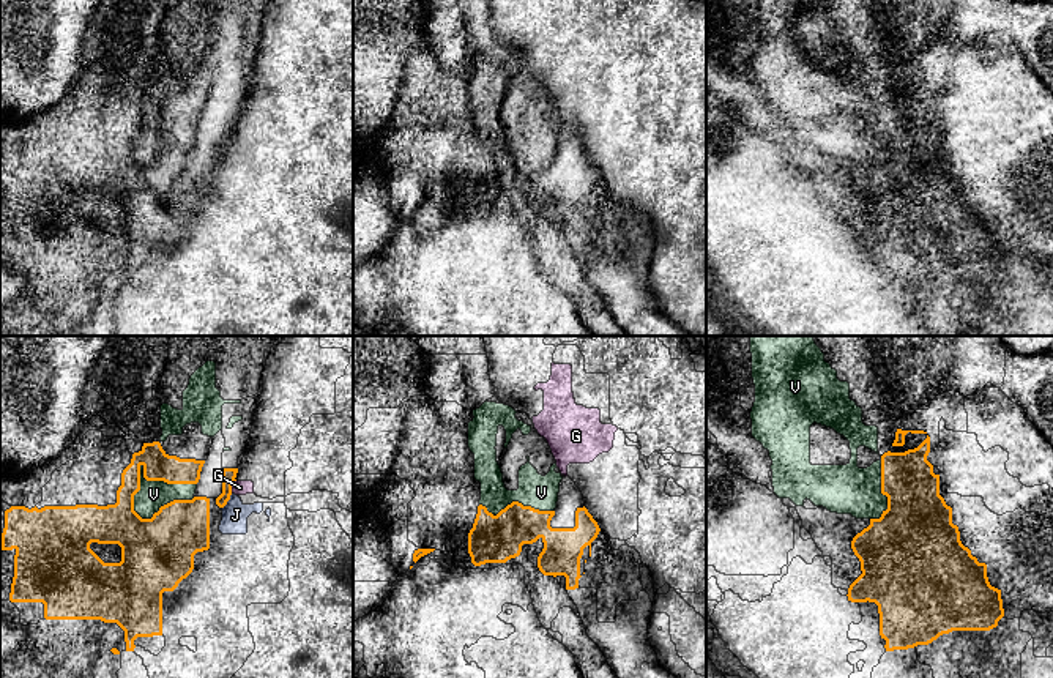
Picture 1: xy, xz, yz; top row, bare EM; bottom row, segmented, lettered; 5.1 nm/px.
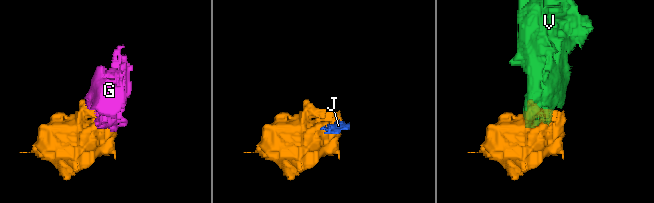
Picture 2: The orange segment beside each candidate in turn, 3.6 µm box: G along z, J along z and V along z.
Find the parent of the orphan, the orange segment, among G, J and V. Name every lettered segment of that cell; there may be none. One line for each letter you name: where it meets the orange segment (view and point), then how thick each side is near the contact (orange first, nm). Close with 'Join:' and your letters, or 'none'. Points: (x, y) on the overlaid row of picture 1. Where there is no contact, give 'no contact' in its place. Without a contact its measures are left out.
V: meets orange in xy at (152, 480); 220 nm thick on the orange side, 140 nm on the other
Join: V

